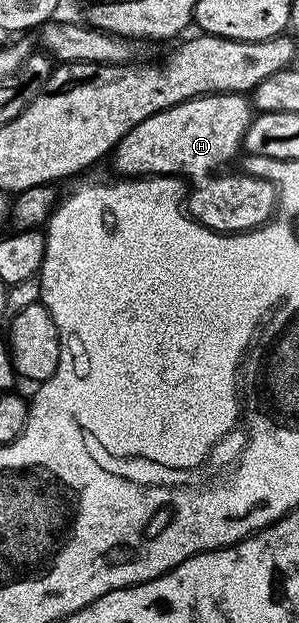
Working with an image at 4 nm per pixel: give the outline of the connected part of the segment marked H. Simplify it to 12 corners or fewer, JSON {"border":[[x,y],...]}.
{"border":[[207,93],[142,119],[110,162],[124,179],[179,177],[186,212],[215,233],[273,220],[278,189],[216,173],[254,116]]}

